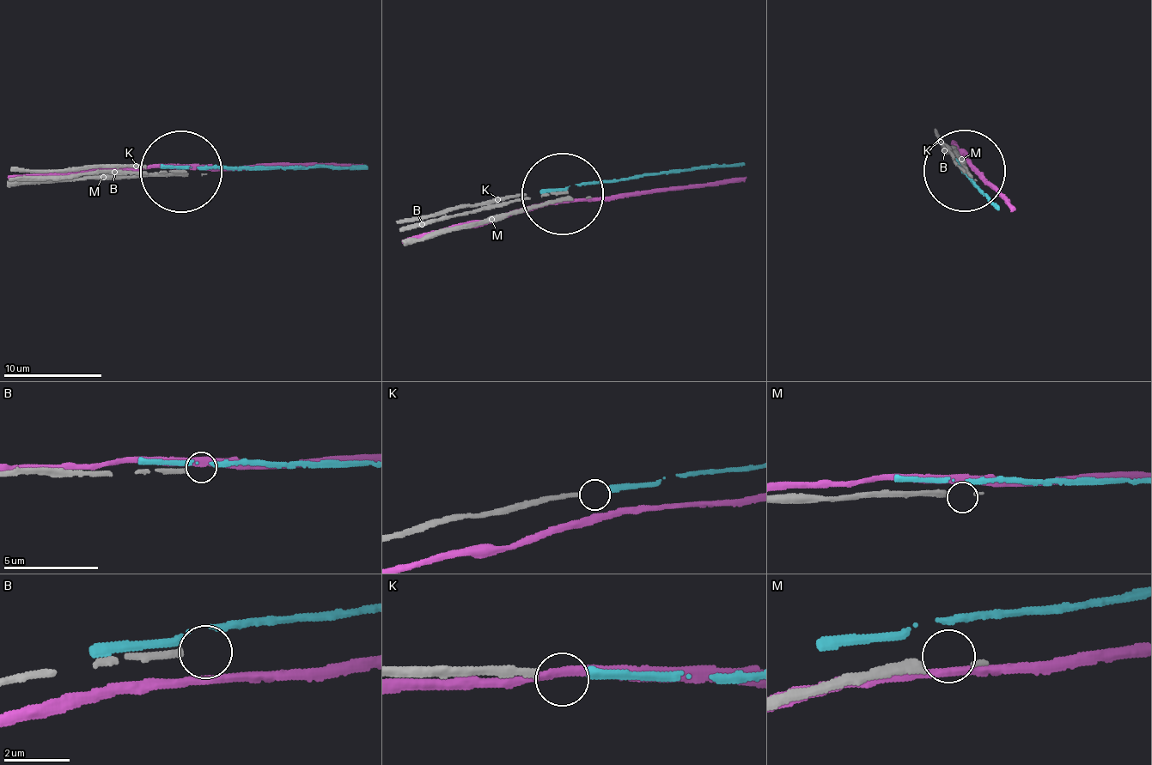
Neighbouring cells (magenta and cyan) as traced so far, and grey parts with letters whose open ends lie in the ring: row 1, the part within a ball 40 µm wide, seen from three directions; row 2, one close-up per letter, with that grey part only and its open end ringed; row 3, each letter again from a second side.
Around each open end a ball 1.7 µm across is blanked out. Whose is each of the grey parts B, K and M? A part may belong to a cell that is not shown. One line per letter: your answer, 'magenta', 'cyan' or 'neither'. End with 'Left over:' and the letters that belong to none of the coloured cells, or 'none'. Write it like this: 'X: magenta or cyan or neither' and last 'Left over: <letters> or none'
B: neither
K: cyan
M: neither
Left over: B, M

